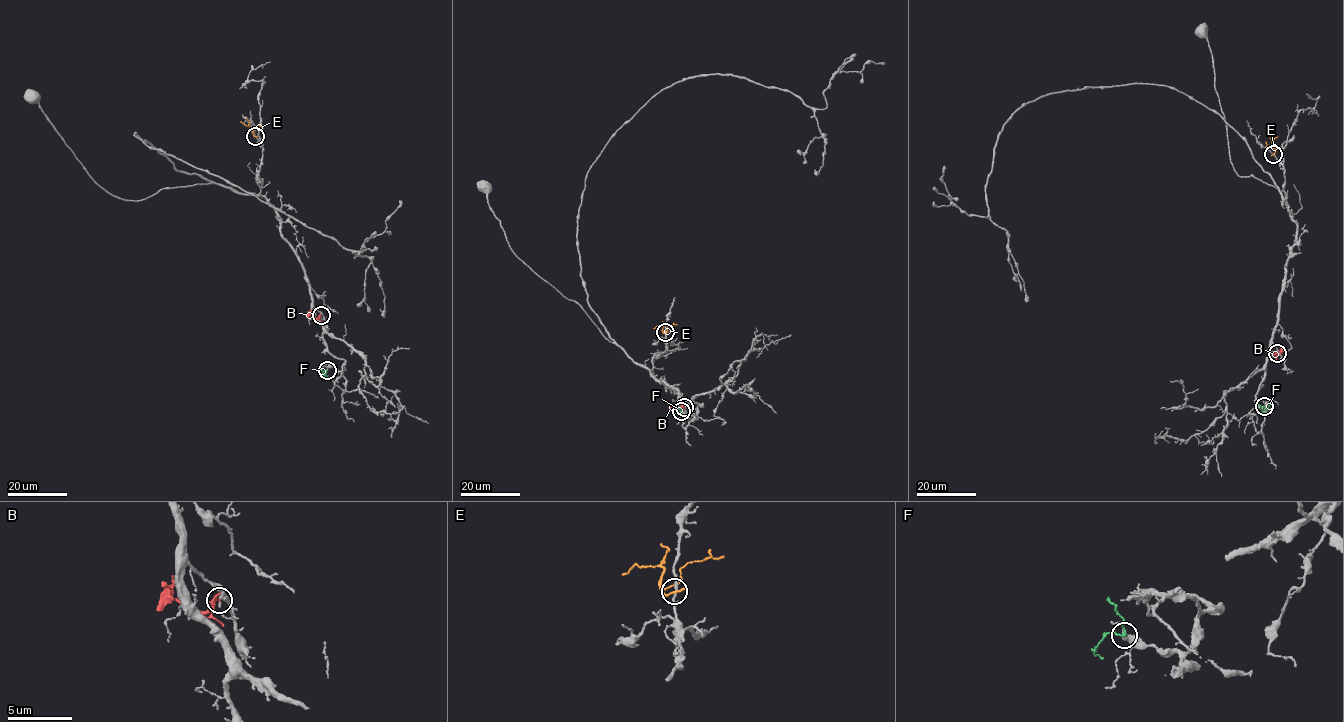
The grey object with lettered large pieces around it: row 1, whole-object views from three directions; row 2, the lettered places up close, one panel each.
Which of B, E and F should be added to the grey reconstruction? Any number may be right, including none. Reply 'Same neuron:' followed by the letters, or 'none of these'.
Same neuron: F

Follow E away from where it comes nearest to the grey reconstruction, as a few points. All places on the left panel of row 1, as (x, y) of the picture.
E: (255, 136), (248, 126), (240, 121)

